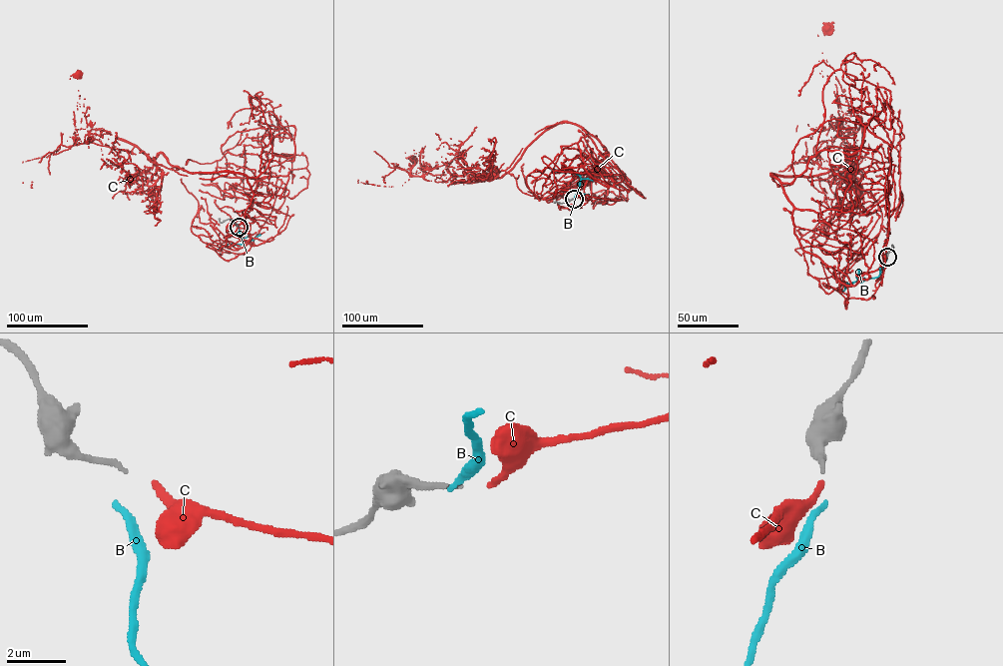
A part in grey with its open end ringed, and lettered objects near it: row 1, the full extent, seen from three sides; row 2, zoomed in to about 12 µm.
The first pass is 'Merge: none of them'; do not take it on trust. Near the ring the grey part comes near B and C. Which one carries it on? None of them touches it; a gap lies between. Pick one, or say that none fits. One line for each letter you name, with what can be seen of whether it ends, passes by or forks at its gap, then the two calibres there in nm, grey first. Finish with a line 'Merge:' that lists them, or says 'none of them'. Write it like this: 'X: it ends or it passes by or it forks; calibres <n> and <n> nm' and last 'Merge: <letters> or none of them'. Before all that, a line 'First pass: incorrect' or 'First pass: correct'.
First pass: incorrect
C: it ends; calibres 140 and 220 nm
Merge: C

